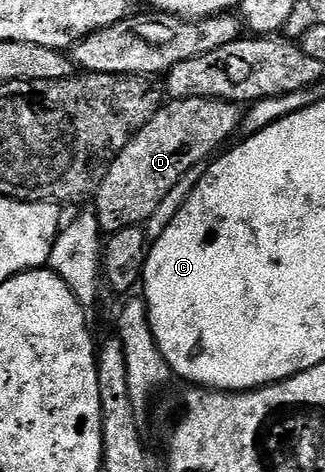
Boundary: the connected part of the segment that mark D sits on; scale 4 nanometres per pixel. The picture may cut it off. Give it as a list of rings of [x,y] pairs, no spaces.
[[[186,98],[172,105],[176,106],[170,107],[168,114],[167,110],[157,114],[152,123],[121,152],[112,173],[108,175],[108,181],[94,199],[94,210],[101,227],[112,226],[111,229],[117,231],[128,226],[140,226],[147,218],[154,217],[160,205],[183,184],[184,177],[195,166],[202,165],[223,142],[230,141],[240,122],[242,126],[242,110],[234,102],[220,102],[216,98]]]

